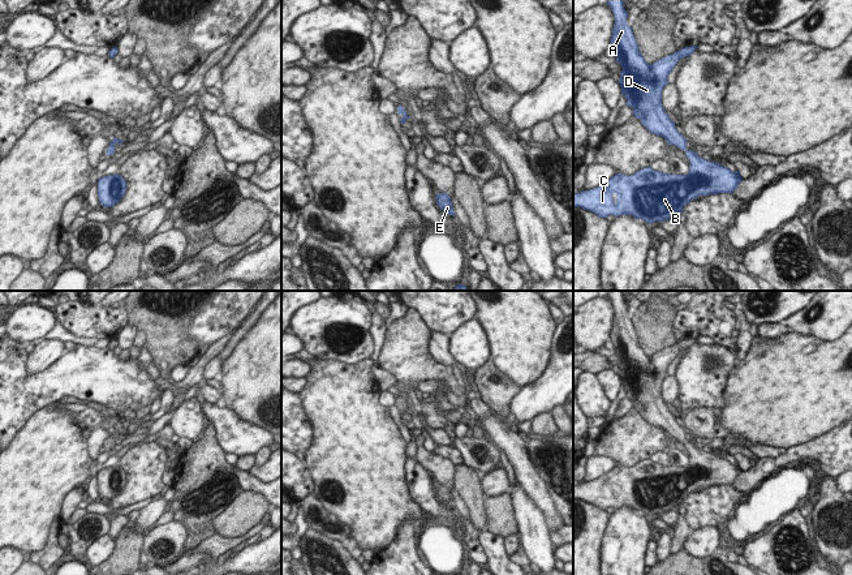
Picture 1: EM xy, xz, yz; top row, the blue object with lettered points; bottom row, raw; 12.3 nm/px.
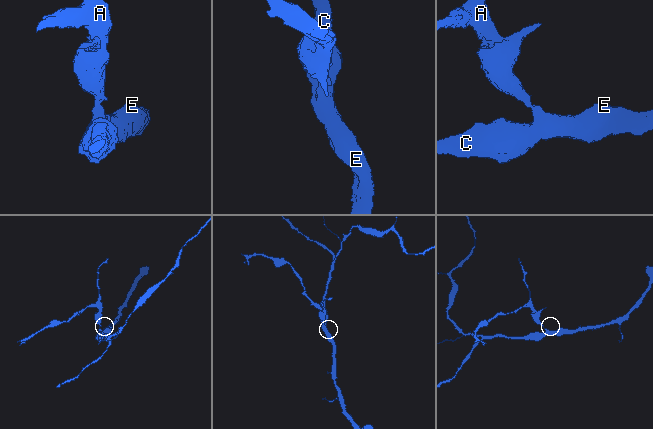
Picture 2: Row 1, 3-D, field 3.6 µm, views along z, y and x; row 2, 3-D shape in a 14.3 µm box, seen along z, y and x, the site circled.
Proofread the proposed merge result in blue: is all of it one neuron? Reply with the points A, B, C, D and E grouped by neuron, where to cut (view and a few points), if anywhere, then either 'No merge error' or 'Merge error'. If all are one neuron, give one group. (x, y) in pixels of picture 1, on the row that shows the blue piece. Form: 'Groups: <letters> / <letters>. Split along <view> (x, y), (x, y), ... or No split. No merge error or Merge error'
Groups: A B C D E. No split. No merge error.

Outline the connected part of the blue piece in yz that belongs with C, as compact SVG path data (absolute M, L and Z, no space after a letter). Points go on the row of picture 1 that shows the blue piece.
M608 0L607 5L612 9L615 17L610 46L616 56L616 63L623 66L619 83L621 95L627 99L625 104L633 108L632 115L640 119L650 133L663 136L668 145L675 145L684 150L690 160L690 168L687 175L663 173L654 171L651 167L642 168L631 176L616 173L598 188L573 194L573 207L582 207L604 219L608 215L632 215L636 219L644 219L646 223L653 224L654 222L677 218L683 213L684 206L692 199L697 199L698 196L733 193L743 181L740 172L732 172L730 168L720 166L719 162L705 160L696 151L688 151L687 138L676 130L675 121L664 112L662 104L662 90L668 85L668 74L677 61L690 56L697 46L684 47L654 64L649 64L640 52L632 27L627 25L628 12L624 9L624 1Z

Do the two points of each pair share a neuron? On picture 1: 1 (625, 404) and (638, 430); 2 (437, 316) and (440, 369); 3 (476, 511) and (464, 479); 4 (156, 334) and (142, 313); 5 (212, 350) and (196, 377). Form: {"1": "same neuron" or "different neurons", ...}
{"1": "different neurons", "2": "different neurons", "3": "same neuron", "4": "same neuron", "5": "same neuron"}

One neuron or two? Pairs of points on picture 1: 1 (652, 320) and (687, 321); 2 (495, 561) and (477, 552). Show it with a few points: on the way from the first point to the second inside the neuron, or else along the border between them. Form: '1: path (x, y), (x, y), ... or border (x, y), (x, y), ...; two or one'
1: border (678, 312), (674, 327); two
2: border (474, 532), (487, 561); two

